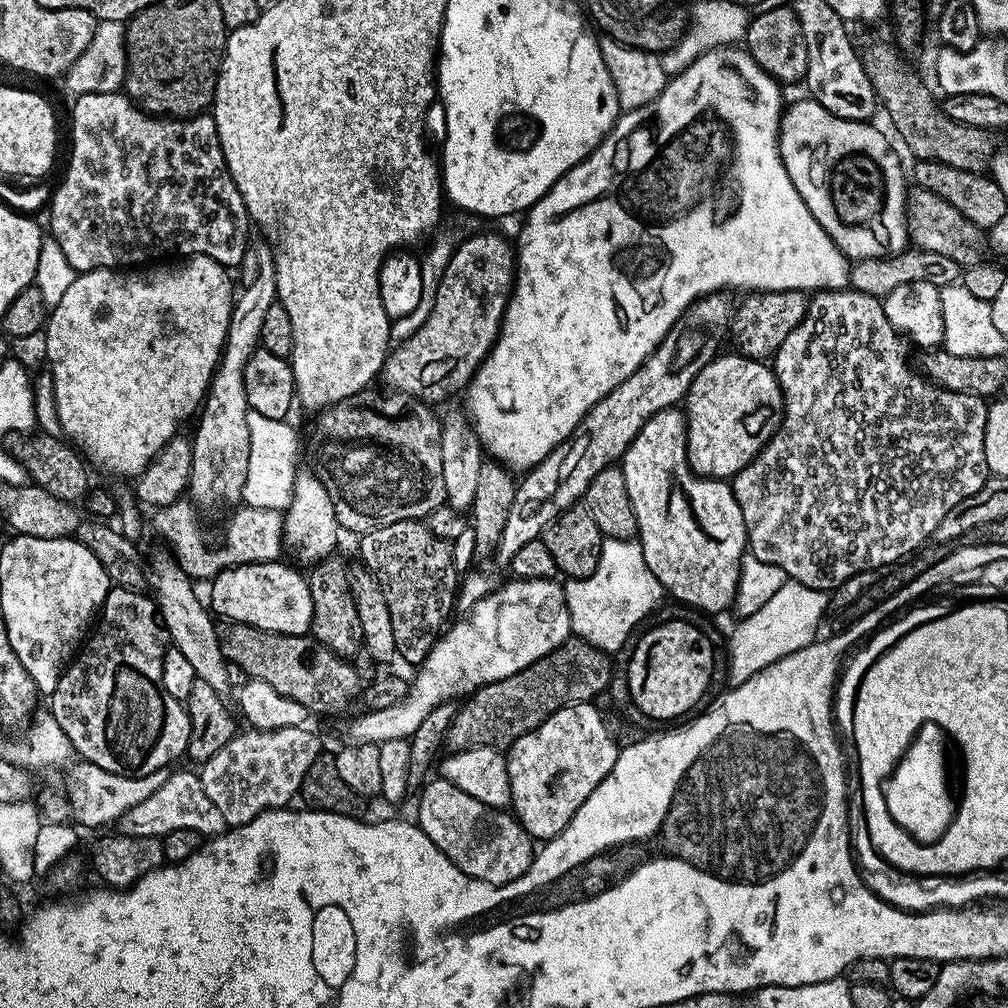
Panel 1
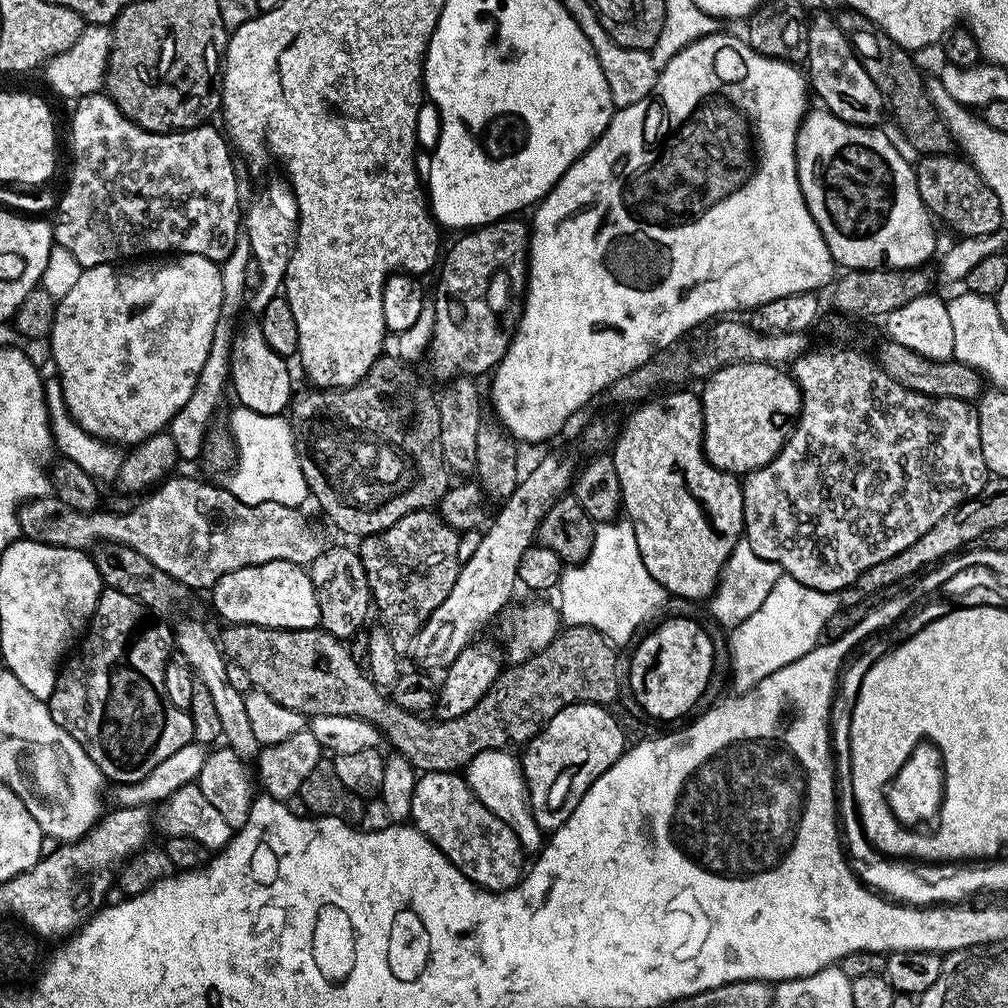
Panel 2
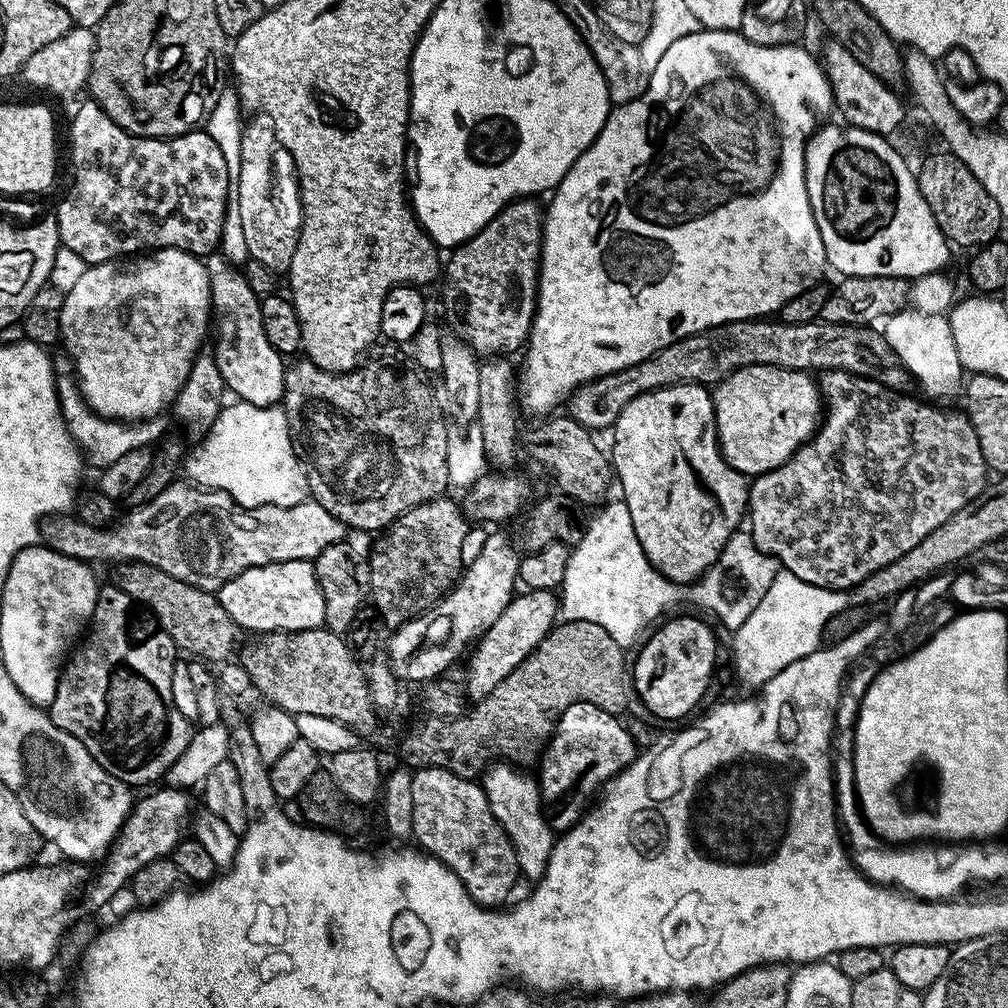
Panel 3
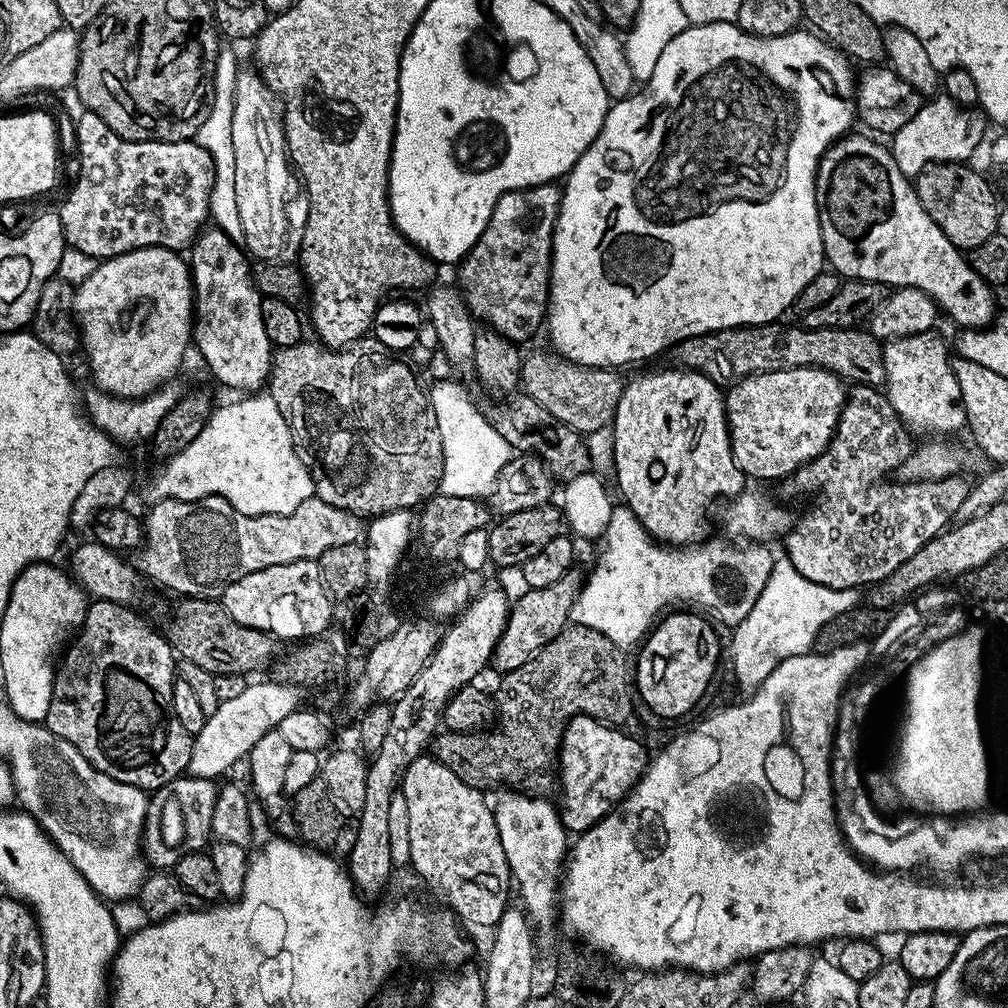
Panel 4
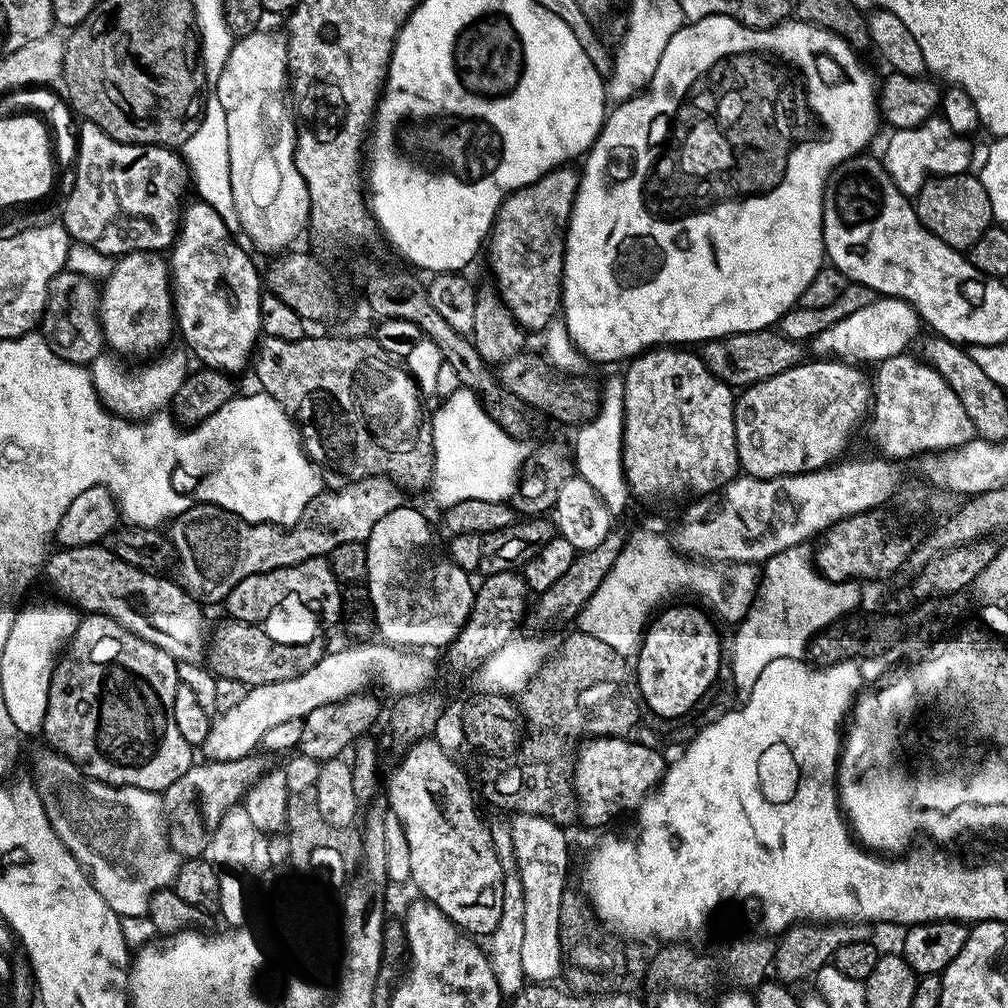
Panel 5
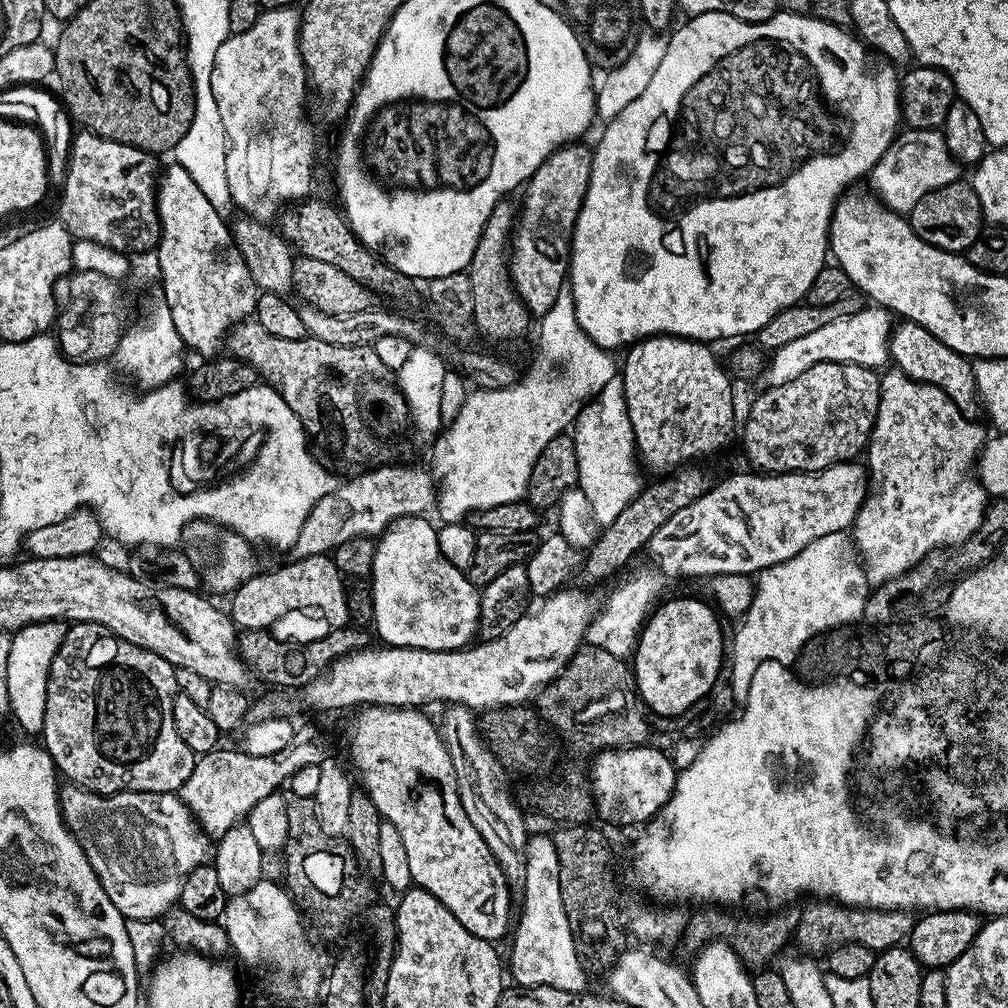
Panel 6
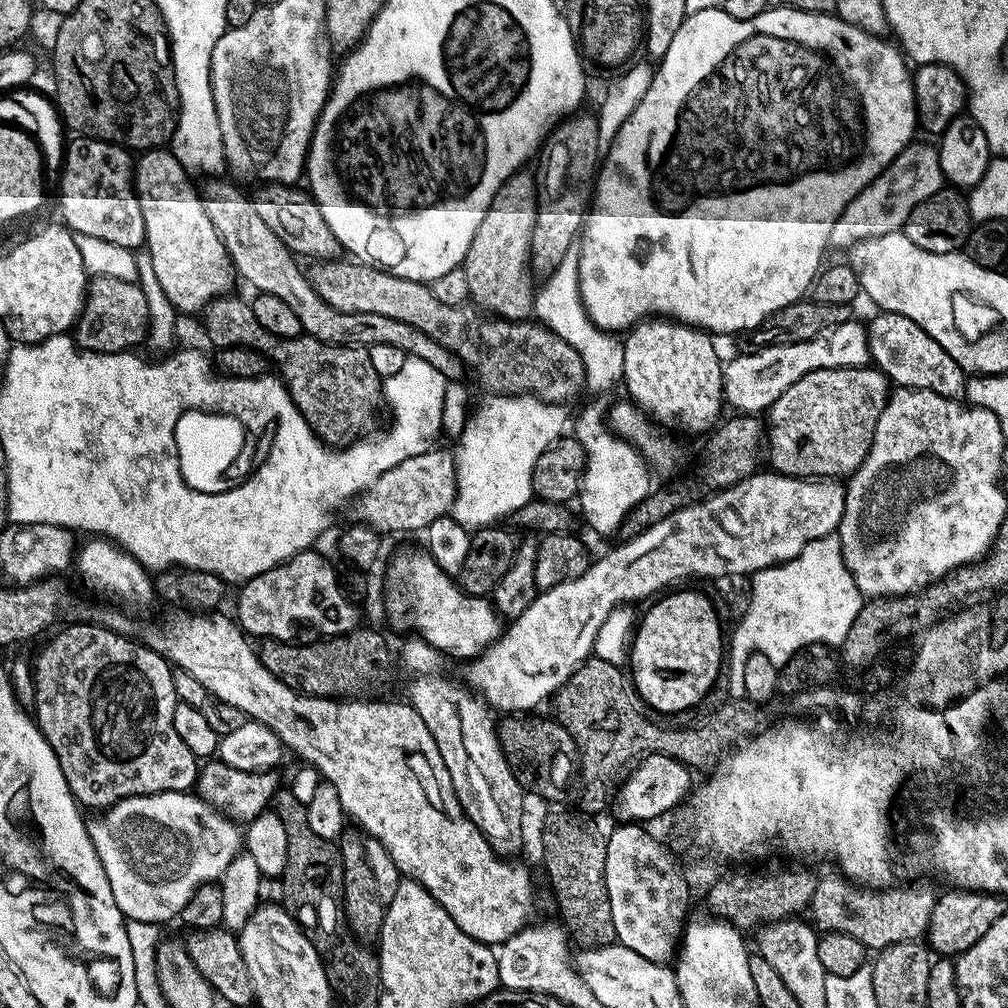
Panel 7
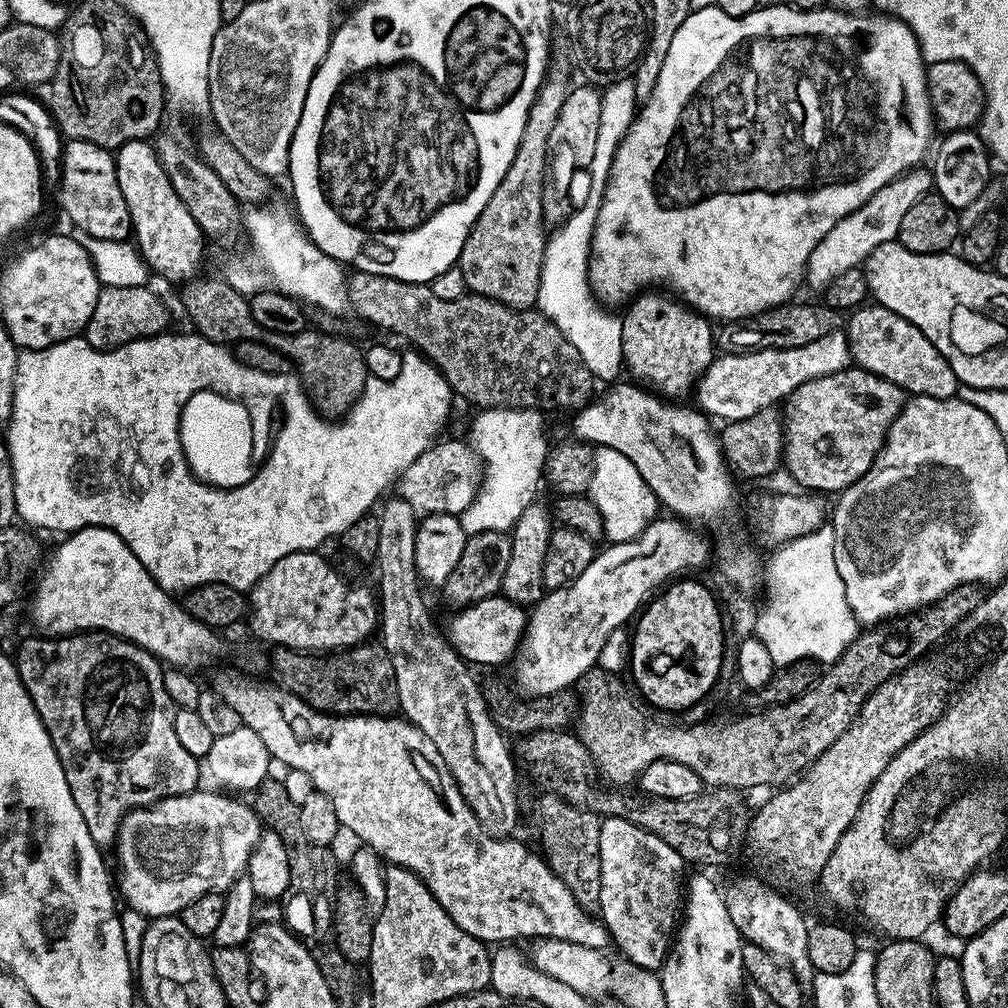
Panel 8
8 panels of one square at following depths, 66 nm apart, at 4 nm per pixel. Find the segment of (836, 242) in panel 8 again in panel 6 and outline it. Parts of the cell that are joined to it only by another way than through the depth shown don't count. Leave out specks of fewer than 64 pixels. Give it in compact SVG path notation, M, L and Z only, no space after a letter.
M907 129L899 133L892 147L879 159L870 173L873 189L881 203L900 215L909 215L919 199L938 186L961 179L961 165L950 153L939 129Z

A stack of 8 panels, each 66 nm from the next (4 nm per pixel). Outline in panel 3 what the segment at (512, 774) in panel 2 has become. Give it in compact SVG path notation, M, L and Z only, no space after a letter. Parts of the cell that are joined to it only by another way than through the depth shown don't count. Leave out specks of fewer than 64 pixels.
M496 762L483 773L482 787L490 802L494 818L506 830L510 842L516 851L516 861L521 873L529 876L532 882L540 879L550 862L554 843L554 829L548 824L544 814L544 805L540 802L540 785L535 779L523 776L519 767L507 762Z

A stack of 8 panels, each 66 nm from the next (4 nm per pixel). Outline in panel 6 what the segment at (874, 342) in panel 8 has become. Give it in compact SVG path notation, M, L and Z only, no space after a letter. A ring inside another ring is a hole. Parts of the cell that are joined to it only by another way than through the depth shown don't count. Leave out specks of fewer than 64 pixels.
M900 322L893 327L892 339L888 342L888 354L891 363L899 371L902 371L912 380L920 380L924 384L932 384L940 388L958 406L958 410L964 416L975 417L976 411L982 408L976 390L976 379L972 369L973 361L967 356L958 354L946 346L930 330L911 322ZM896 363L896 364L895 364Z

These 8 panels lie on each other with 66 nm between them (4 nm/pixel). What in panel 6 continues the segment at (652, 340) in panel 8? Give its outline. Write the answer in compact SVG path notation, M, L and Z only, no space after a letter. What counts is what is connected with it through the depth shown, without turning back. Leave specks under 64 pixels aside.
M650 336L646 340L640 340L637 344L627 349L628 357L622 360L622 375L625 384L625 404L629 414L630 424L633 426L633 438L635 440L635 451L639 459L644 459L644 464L652 474L667 474L689 462L699 461L699 456L712 456L732 436L732 419L736 416L736 408L732 405L732 384L725 365L716 361L716 356L711 352L707 343L699 340L685 340L682 336Z

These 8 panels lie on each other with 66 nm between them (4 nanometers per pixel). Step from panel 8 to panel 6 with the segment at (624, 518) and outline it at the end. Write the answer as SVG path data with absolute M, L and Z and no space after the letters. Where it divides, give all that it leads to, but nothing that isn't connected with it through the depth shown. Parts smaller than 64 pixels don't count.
M618 374L614 378L610 378L610 380L606 382L602 390L595 397L593 397L592 400L590 400L588 404L584 406L584 408L581 409L581 412L576 417L576 423L573 424L572 427L572 437L575 442L575 454L578 455L579 478L577 480L577 487L579 487L582 492L584 492L589 502L589 506L593 510L593 516L595 517L597 523L601 527L608 526L609 524L611 524L612 521L614 521L618 517L622 510L624 510L626 506L628 506L630 502L637 496L642 487L642 481L640 481L638 470L634 466L634 462L636 463L635 440L633 438L633 426L630 424L629 414L626 410L625 384L623 375Z

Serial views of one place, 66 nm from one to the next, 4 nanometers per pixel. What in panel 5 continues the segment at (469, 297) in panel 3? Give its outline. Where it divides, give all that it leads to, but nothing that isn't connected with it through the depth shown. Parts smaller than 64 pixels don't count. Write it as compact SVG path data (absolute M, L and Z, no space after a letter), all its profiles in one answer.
M572 166L550 170L542 178L507 193L492 221L492 231L486 241L488 264L492 267L494 287L502 302L514 314L514 318L529 333L543 333L557 319L562 308L562 278L564 277L564 236L568 232L568 219L572 203L578 194L580 172Z

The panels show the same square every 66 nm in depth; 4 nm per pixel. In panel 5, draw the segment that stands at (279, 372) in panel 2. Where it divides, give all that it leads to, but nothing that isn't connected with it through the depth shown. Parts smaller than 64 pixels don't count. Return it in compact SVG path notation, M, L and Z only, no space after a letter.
M195 202L183 209L181 218L180 218L180 231L176 234L176 243L172 245L170 249L170 255L172 255L172 260L170 256L170 284L174 289L174 324L178 329L179 335L180 332L184 335L183 343L186 345L187 351L191 353L193 357L195 355L200 359L199 363L206 368L216 368L220 372L227 372L229 374L237 374L244 367L249 367L250 361L253 359L254 353L258 347L258 341L261 339L262 333L260 331L260 297L262 295L262 272L258 267L256 269L256 264L254 261L248 257L249 249L239 244L235 240L236 236L234 232L226 228L226 224L215 213L215 210L212 209L208 204L203 202Z

